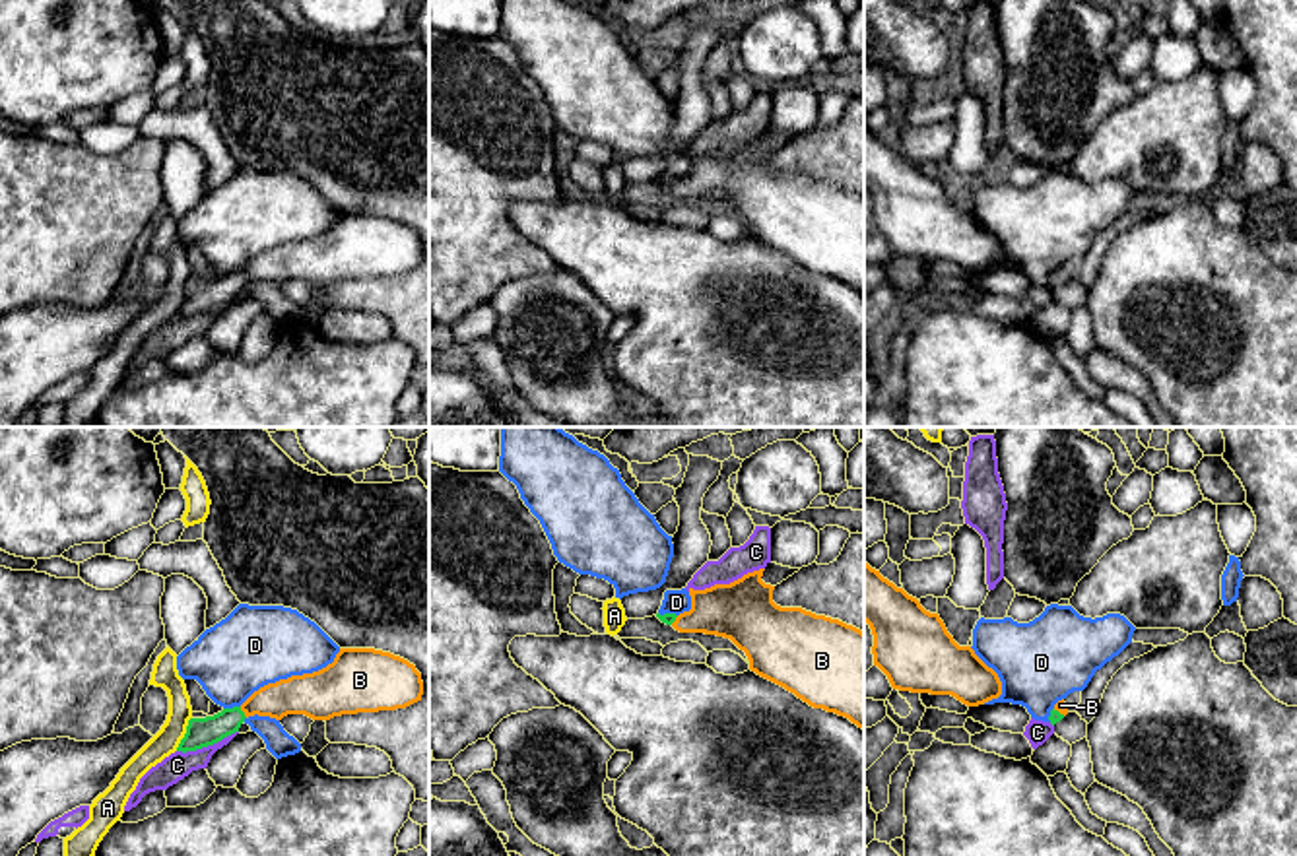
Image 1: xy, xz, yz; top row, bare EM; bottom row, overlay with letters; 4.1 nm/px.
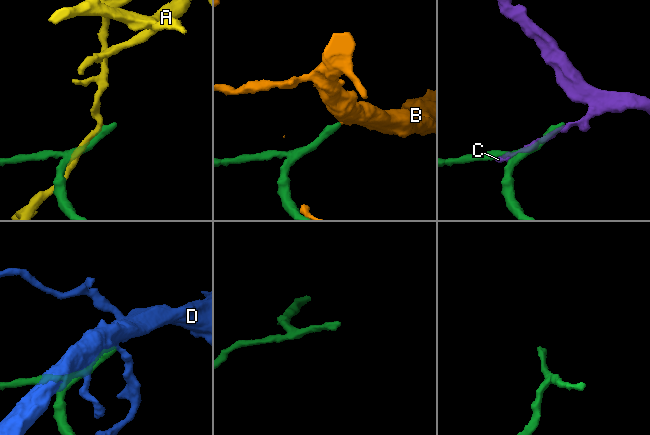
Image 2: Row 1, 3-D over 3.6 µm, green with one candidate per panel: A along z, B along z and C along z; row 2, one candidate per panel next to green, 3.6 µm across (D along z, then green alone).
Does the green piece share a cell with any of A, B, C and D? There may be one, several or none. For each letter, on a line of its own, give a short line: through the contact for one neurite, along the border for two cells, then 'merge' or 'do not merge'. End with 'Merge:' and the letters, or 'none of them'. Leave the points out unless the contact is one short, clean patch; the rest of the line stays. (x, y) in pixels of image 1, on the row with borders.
A: do not merge
B: line xy (200, 732), (243, 713), (257, 703), (299, 693); merge
C: do not merge
D: line xy (239, 705), (224, 709); do not merge
Merge: B

